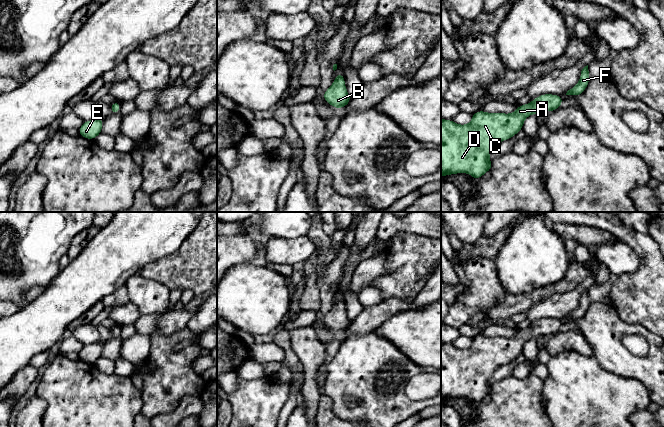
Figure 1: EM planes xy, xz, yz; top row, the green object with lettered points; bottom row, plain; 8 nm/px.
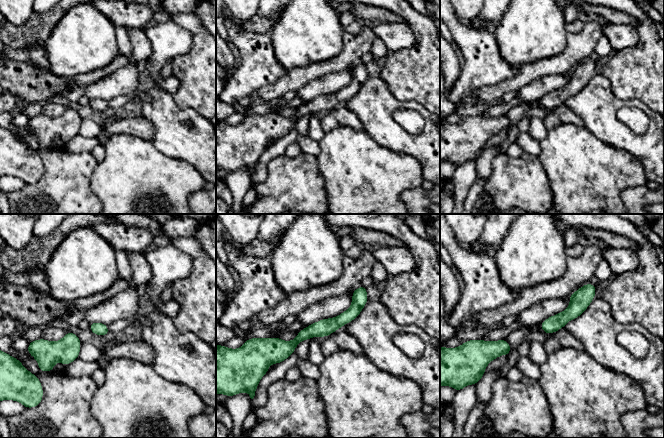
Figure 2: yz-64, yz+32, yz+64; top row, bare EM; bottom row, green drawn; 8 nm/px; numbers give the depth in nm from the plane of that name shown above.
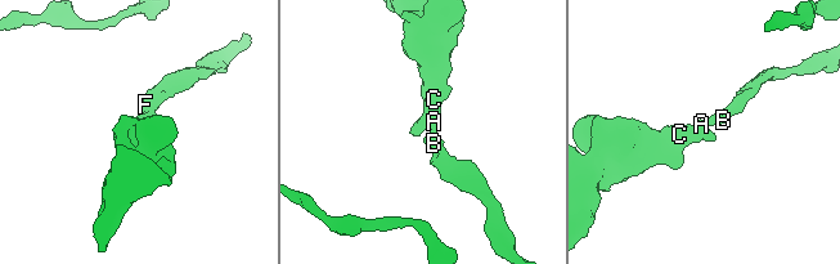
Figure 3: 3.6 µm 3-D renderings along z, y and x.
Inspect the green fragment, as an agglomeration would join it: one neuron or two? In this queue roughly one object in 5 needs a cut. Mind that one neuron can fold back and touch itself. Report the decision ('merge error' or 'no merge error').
no merge error

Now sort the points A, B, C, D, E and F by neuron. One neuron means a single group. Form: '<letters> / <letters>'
A B C D E F

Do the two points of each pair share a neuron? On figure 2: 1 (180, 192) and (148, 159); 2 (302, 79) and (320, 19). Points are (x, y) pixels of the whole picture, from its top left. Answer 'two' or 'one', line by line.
1: one
2: two

